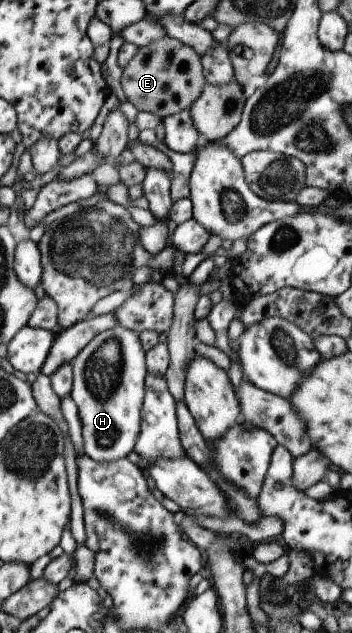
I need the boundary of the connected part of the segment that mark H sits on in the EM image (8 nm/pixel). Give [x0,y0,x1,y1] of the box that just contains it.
[69,325,146,462]

